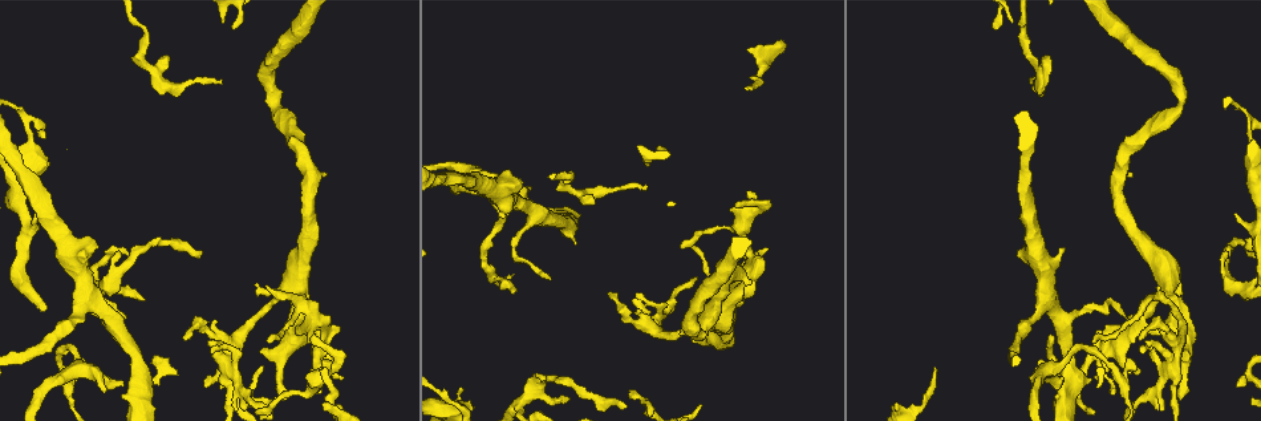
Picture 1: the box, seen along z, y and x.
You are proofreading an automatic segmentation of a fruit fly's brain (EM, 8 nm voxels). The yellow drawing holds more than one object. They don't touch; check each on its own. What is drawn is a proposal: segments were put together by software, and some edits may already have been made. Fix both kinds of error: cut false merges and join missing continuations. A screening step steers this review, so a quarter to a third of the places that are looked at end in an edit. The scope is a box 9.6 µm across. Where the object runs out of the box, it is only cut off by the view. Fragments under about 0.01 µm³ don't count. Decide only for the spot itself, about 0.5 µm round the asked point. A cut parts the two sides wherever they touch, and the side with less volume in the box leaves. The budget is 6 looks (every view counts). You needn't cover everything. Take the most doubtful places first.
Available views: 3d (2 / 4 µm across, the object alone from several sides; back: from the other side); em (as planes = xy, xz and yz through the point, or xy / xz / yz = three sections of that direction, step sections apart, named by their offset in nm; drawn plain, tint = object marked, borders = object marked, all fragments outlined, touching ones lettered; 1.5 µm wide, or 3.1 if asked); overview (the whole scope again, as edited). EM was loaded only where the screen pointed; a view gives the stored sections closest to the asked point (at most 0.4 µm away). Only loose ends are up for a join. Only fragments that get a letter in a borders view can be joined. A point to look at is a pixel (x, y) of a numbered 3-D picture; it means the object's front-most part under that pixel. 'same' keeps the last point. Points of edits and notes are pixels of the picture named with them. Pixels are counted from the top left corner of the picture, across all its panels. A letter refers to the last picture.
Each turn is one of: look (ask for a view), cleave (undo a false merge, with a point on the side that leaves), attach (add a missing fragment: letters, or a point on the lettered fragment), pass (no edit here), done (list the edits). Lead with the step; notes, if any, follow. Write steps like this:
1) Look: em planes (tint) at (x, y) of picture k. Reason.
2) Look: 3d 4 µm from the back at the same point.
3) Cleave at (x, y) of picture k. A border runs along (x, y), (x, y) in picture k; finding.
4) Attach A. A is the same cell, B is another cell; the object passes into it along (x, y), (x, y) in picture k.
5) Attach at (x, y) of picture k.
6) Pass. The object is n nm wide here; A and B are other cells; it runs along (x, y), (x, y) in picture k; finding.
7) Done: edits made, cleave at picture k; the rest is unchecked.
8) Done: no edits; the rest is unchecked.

Look: 3d 4 µm at (523, 182) of picture 1. Stops while still wide.

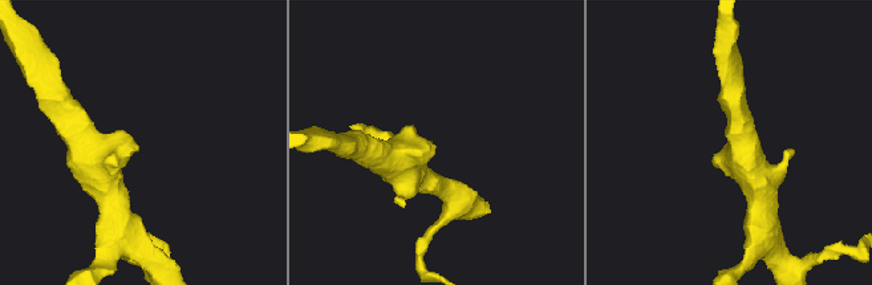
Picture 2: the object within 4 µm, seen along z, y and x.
Look: em 3.1 µm planes (borders) at (433, 148) of picture 2.

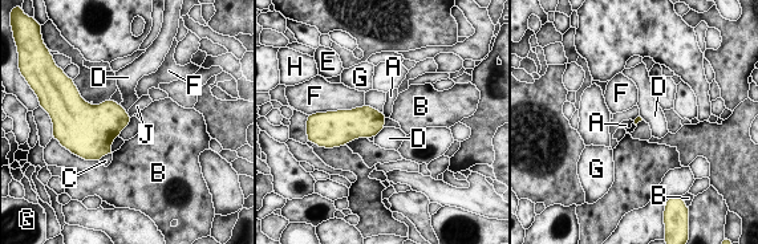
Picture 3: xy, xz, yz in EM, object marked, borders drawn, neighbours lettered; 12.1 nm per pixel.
Pass. The longest contact is with F, 340 nm; A, B, C, D, E, F, G, H and J are other cells; a border runs along (365, 105), (381, 113) in picture 3; none of them fits.

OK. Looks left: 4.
Look: 3d 4 µm from the back at (590, 200) of picture 1.

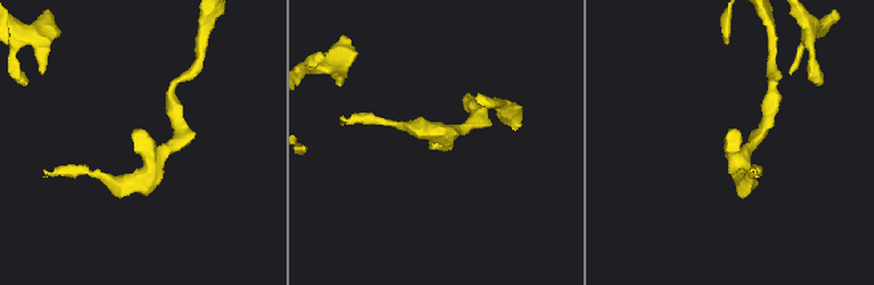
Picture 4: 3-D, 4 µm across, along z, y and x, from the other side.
Look: em xz step 4 (borders) at (432, 143) of picture 4.

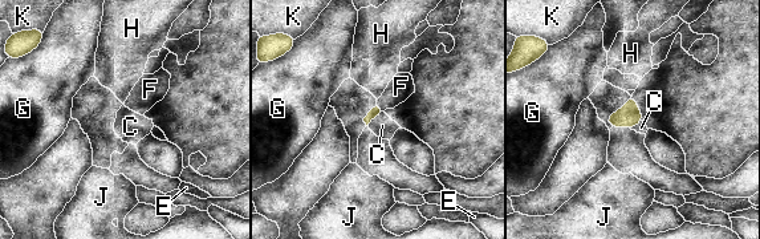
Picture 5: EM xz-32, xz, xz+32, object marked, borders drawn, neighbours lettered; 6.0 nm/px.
Look: em planes (borders) at the same point. Cut it another way.

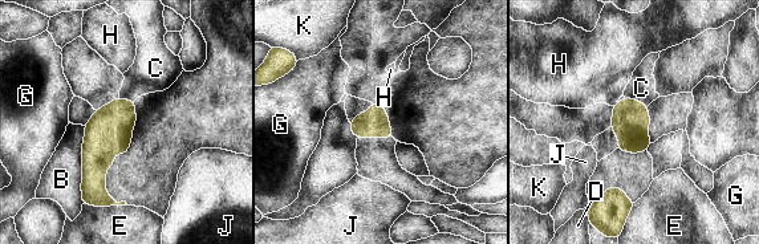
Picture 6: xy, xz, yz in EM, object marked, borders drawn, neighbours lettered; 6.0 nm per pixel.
Attach C. C is the same cell, B, D, E, G, H, J and K are other cells; the object passes into it along (630, 120), (636, 101), (641, 88) in picture 6; it goes on there.

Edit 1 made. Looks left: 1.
Look: em planes (borders) at (493, 234) of picture 1. Abrupt turn.

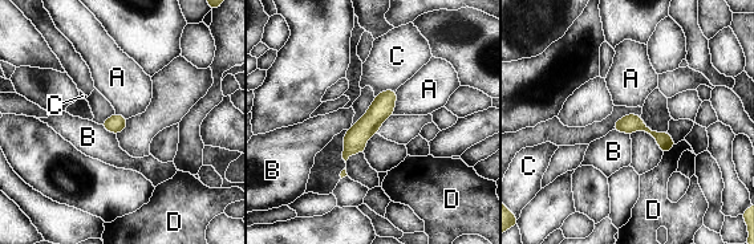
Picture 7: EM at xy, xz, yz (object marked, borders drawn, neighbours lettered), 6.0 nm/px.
Pass. A, B, C and D are other cells; a border runs along (397, 90), (392, 114) in picture 7; one neuron here.

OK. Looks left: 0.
Done: edits made, attach at picture 6; the rest is unchecked.

